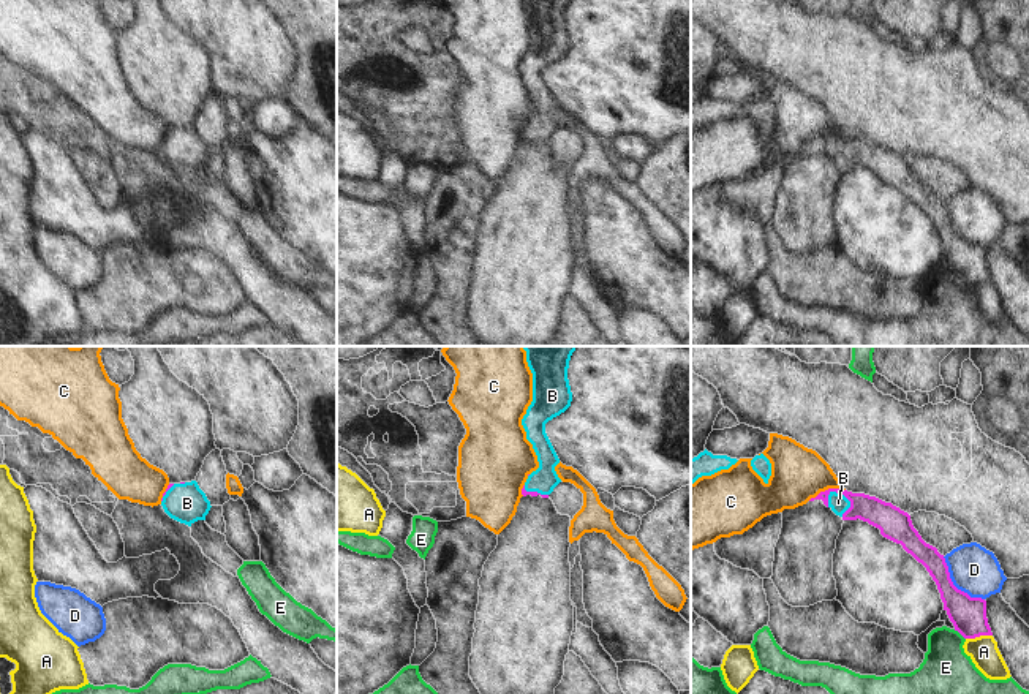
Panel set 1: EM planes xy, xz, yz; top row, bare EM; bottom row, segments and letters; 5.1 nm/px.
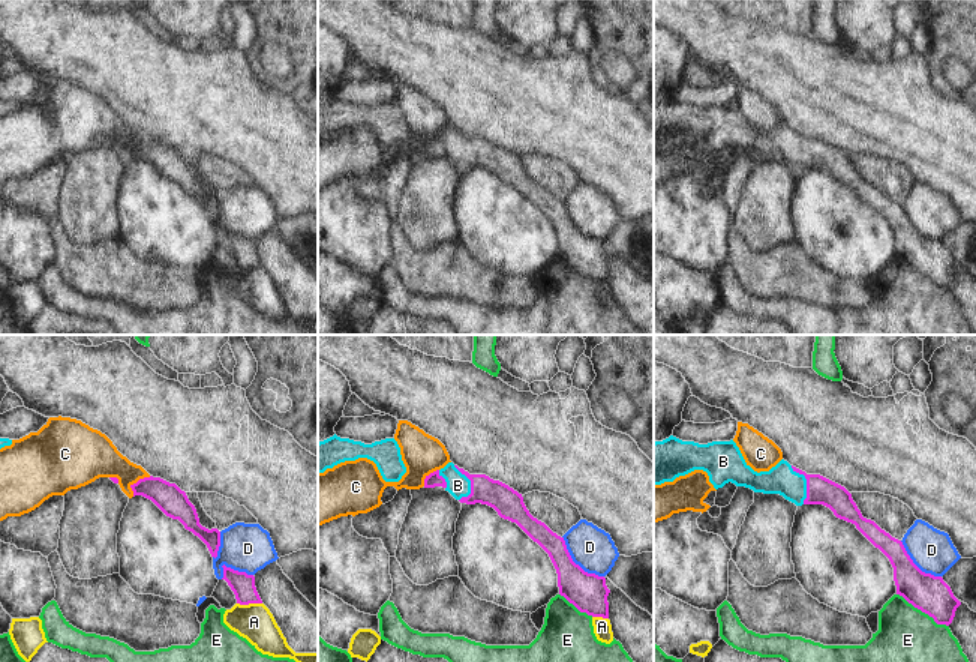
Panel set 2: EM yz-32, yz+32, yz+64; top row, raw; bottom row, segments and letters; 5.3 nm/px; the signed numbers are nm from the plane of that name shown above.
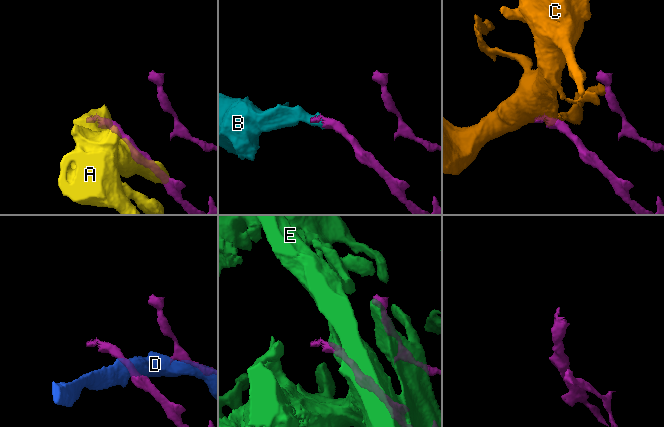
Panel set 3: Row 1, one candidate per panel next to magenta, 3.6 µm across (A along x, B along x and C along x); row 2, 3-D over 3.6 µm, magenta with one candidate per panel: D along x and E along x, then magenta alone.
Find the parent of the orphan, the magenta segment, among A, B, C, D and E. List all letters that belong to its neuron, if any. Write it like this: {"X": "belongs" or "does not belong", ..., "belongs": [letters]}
{"A": "does not belong", "B": "belongs", "C": "does not belong", "D": "does not belong", "E": "does not belong", "belongs": ["B"]}

